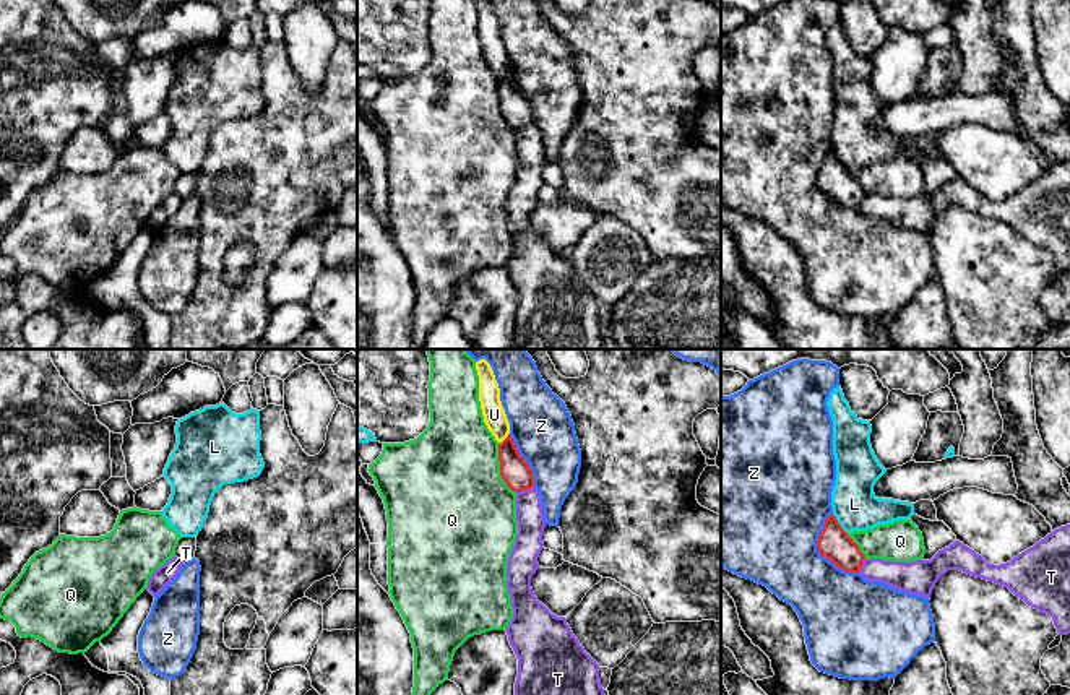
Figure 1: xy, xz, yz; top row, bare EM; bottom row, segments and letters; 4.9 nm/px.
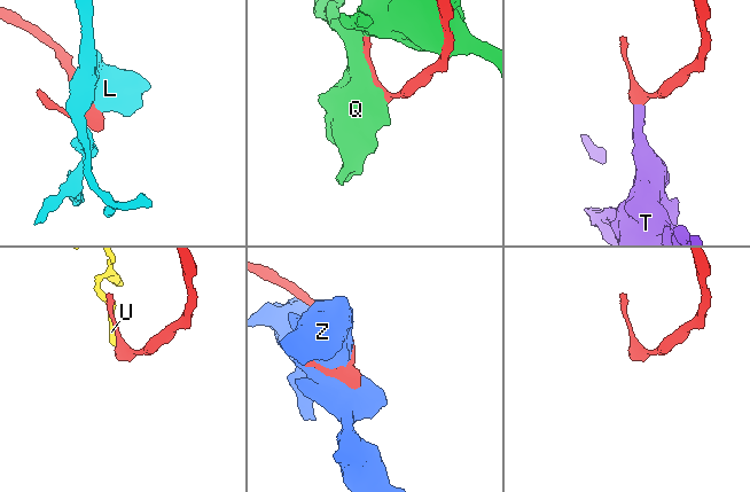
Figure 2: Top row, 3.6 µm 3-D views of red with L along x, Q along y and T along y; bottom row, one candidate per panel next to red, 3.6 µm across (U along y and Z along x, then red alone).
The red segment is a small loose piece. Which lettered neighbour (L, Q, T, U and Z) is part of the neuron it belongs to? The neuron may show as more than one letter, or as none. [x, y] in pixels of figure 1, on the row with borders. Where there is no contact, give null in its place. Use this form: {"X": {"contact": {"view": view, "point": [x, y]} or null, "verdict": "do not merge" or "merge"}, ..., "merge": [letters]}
{"L": {"contact": {"view": "yz", "point": [838, 523]}, "verdict": "do not merge"}, "Q": {"contact": {"view": "xz", "point": [500, 470]}, "verdict": "do not merge"}, "T": {"contact": {"view": "xz", "point": [525, 489]}, "verdict": "merge"}, "U": {"contact": {"view": "xz", "point": [505, 439]}, "verdict": "do not merge"}, "Z": {"contact": {"view": "yz", "point": [819, 551]}, "verdict": "do not merge"}, "merge": ["T"]}

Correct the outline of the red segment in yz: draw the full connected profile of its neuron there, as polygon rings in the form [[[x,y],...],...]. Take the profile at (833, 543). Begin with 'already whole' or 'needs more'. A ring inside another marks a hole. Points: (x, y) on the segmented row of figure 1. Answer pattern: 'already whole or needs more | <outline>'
needs more | [[[831,513],[818,536],[817,550],[844,572],[924,598],[930,598],[942,575],[960,570],[1008,588],[1028,606],[1051,615],[1059,635],[1070,633],[1070,524],[1054,529],[1000,565],[989,563],[960,541],[930,560],[893,562],[867,559]]]

